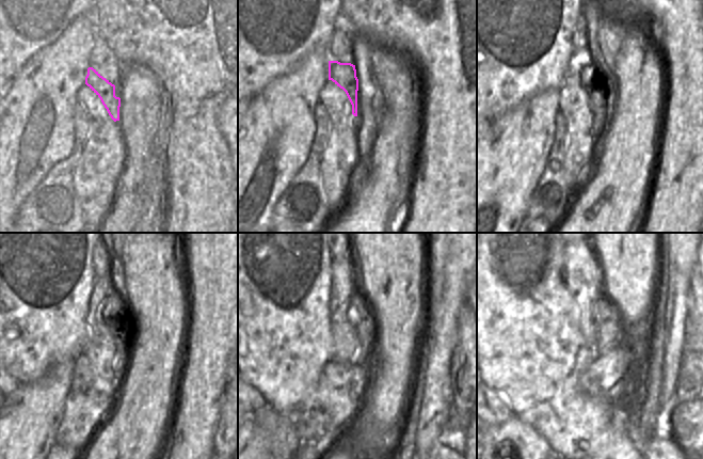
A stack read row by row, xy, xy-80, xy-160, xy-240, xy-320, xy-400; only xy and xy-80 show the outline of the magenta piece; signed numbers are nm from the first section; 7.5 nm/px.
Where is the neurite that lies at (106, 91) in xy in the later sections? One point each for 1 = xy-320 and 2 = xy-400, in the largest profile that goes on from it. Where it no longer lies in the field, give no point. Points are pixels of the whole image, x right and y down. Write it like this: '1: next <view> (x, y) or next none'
1: next xy-320 (365, 326)
2: next xy-400 (608, 322)

